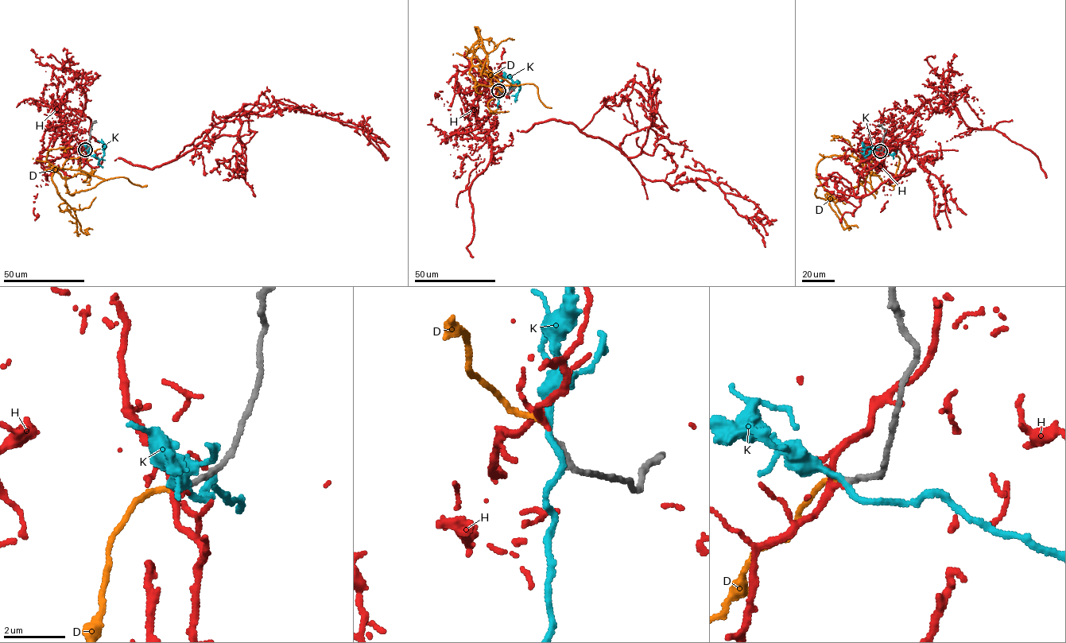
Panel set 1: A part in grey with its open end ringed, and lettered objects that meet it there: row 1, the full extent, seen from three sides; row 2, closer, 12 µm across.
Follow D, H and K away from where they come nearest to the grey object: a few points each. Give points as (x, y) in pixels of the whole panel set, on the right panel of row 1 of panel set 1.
D: (880, 151), (872, 173), (849, 155), (817, 164), (841, 226), (858, 227)
H: (879, 151), (884, 145), (896, 153), (912, 172), (889, 184), (912, 156), (936, 153), (922, 164), (939, 226)
K: (880, 151), (867, 146), (862, 156), (866, 160), (866, 156), (876, 148), (887, 152)

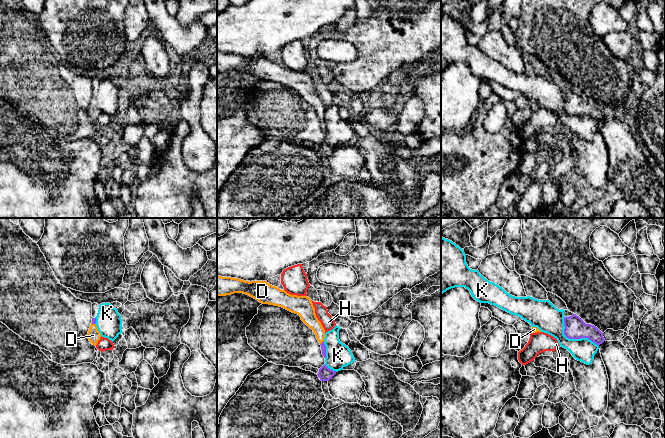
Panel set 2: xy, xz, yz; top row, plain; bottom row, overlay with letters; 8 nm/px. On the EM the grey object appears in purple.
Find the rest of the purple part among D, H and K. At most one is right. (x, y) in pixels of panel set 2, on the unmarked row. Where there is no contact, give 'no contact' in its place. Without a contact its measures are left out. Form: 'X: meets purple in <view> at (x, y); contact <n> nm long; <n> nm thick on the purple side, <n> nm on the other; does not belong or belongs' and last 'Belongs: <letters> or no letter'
D: meets purple in xz at (322, 118); contact 50 nm long; 50 nm thick on the purple side, 120 nm on the other; belongs
H: no contact; does not belong
K: meets purple in yz at (573, 114); contact 360 nm long; 180 nm thick on the purple side, 220 nm on the other; does not belong
Belongs: D

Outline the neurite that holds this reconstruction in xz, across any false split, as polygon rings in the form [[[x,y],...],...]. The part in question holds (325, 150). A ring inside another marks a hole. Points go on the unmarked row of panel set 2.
[[[325,140],[319,145],[318,153],[321,157],[329,157],[334,151],[336,147],[329,145]]]

